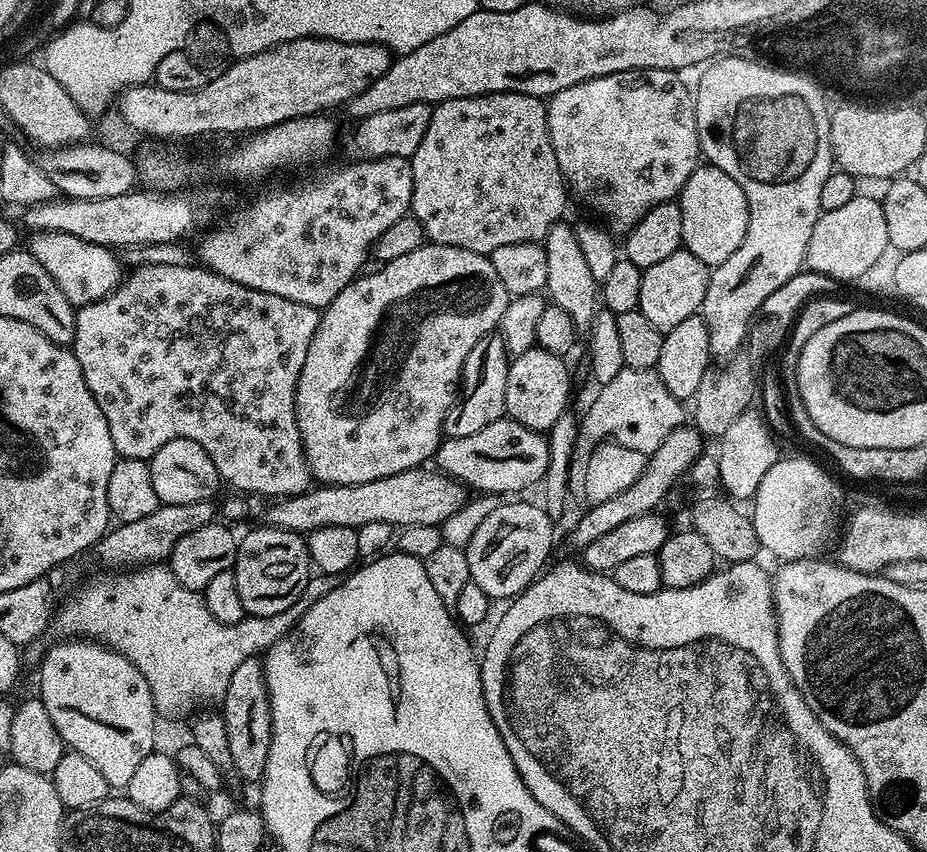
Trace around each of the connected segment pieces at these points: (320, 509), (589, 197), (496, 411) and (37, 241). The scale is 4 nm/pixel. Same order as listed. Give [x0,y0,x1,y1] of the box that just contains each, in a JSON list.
[[267,466,466,534],[547,68,702,234],[443,334,510,438],[26,232,121,308]]

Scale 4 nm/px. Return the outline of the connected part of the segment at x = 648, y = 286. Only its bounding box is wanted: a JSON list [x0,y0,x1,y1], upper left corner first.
[638,250,710,332]

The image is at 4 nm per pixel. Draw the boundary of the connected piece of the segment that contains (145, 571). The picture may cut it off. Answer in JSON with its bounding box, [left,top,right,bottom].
[54,563,347,718]

